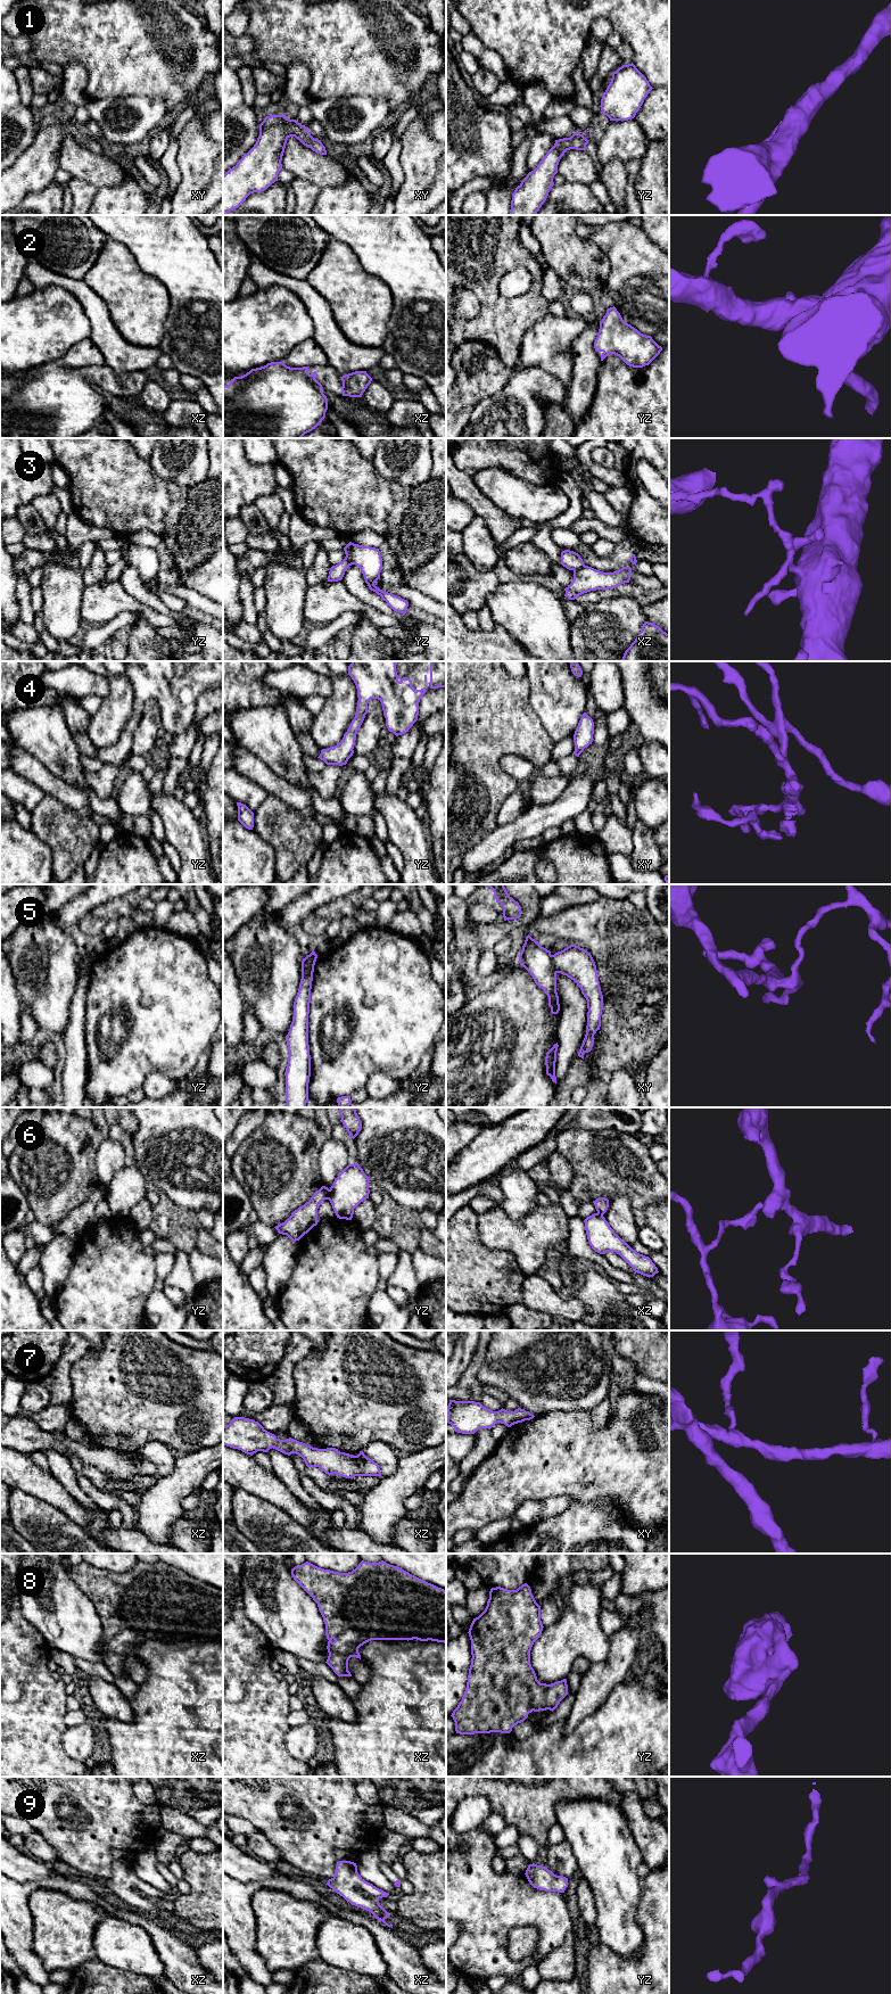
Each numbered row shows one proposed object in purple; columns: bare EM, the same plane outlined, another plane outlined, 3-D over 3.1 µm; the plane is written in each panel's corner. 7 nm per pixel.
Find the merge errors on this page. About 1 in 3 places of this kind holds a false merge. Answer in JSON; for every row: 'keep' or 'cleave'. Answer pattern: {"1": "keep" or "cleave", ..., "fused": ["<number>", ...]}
{"1": "keep", "2": "keep", "3": "cleave", "4": "keep", "5": "cleave", "6": "cleave", "7": "keep", "8": "keep", "9": "keep", "fused": ["3", "5", "6"]}

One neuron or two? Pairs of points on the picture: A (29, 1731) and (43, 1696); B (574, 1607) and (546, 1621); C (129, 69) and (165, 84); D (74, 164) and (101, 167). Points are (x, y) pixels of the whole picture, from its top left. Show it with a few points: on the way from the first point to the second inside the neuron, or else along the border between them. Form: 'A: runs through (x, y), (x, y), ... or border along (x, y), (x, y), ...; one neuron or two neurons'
A: runs through (29, 1722), (29, 1711), (34, 1705); one neuron
B: border along (560, 1614), (544, 1628); two neurons
C: runs through (138, 69), (150, 69), (156, 75); one neuron
D: runs through (81, 164), (95, 167); one neuron

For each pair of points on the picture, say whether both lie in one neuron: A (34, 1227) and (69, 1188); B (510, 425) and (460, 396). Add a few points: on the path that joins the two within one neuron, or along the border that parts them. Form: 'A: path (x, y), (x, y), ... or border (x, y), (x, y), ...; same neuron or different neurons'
A: border (34, 1220), (50, 1227); different neurons
B: border (497, 392), (483, 398), (473, 408), (465, 426); different neurons

